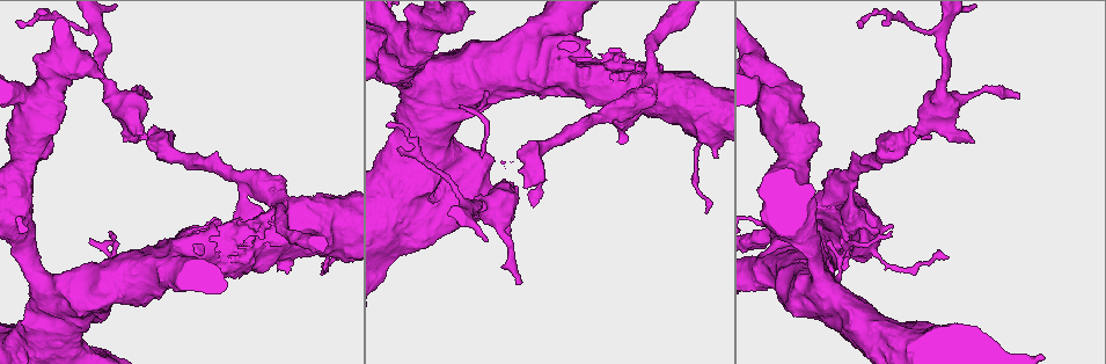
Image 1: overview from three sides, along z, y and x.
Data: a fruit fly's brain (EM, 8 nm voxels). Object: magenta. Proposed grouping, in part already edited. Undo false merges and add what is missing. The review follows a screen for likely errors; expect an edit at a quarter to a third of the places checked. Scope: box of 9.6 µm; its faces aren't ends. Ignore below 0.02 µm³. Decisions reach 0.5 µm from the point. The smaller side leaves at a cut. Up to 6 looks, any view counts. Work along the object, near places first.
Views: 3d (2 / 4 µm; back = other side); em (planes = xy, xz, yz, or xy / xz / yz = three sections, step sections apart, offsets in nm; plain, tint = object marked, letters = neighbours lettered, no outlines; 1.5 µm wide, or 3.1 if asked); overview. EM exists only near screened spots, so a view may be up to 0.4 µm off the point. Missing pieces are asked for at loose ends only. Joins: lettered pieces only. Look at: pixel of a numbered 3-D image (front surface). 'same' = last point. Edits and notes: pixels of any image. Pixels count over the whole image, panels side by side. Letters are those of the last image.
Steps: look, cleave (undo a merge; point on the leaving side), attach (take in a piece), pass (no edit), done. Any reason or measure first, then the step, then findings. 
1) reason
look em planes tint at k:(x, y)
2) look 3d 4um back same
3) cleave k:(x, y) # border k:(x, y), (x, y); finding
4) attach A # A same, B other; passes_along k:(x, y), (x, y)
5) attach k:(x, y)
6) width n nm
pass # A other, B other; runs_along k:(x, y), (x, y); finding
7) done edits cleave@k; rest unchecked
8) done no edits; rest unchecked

closes a loop
look em planes tint at 1:(700, 112)

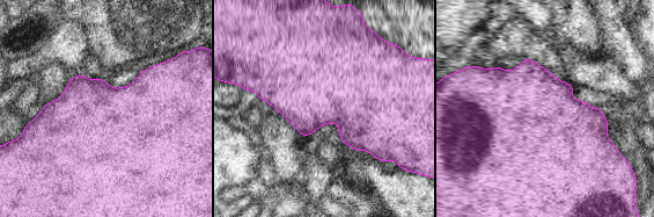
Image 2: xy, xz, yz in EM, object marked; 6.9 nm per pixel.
see the neighbours
look em planes letters same

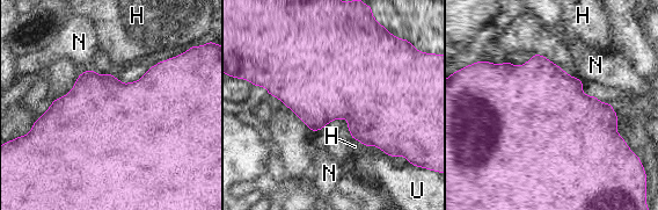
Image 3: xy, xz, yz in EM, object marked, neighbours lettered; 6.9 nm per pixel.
pass # H other, N other, U other; border 3:(87, 70), (93, 71); continuous, no second cell

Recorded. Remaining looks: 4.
sudden change in width
look 3d 4um at 1:(279, 211)

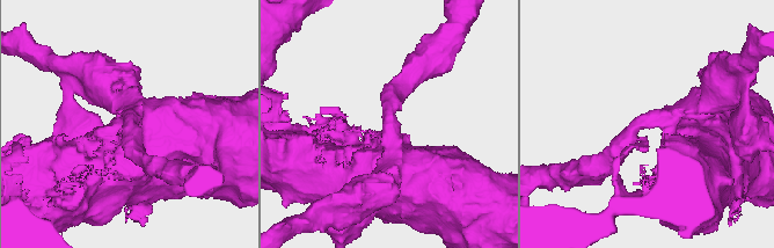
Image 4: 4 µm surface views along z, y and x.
shape alone is not enough
look em xy step 8 tint at 4:(131, 119)

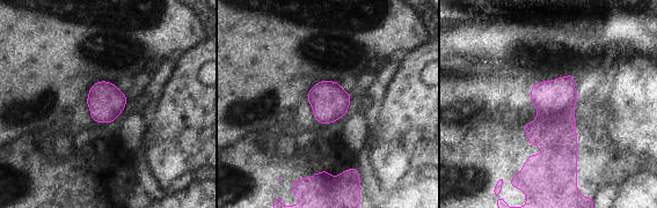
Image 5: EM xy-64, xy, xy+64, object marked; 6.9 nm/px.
another direction
look em planes letters same

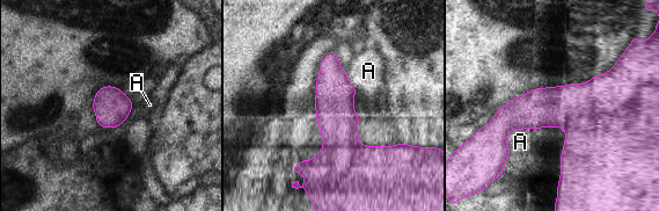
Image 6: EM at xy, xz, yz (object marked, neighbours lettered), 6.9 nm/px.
cleave 6:(606, 93) # A other; border 6:(620, 107), (570, 116), (564, 126); a second cell is stuck on

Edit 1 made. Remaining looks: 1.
done edits cleave@6; rest unchecked

